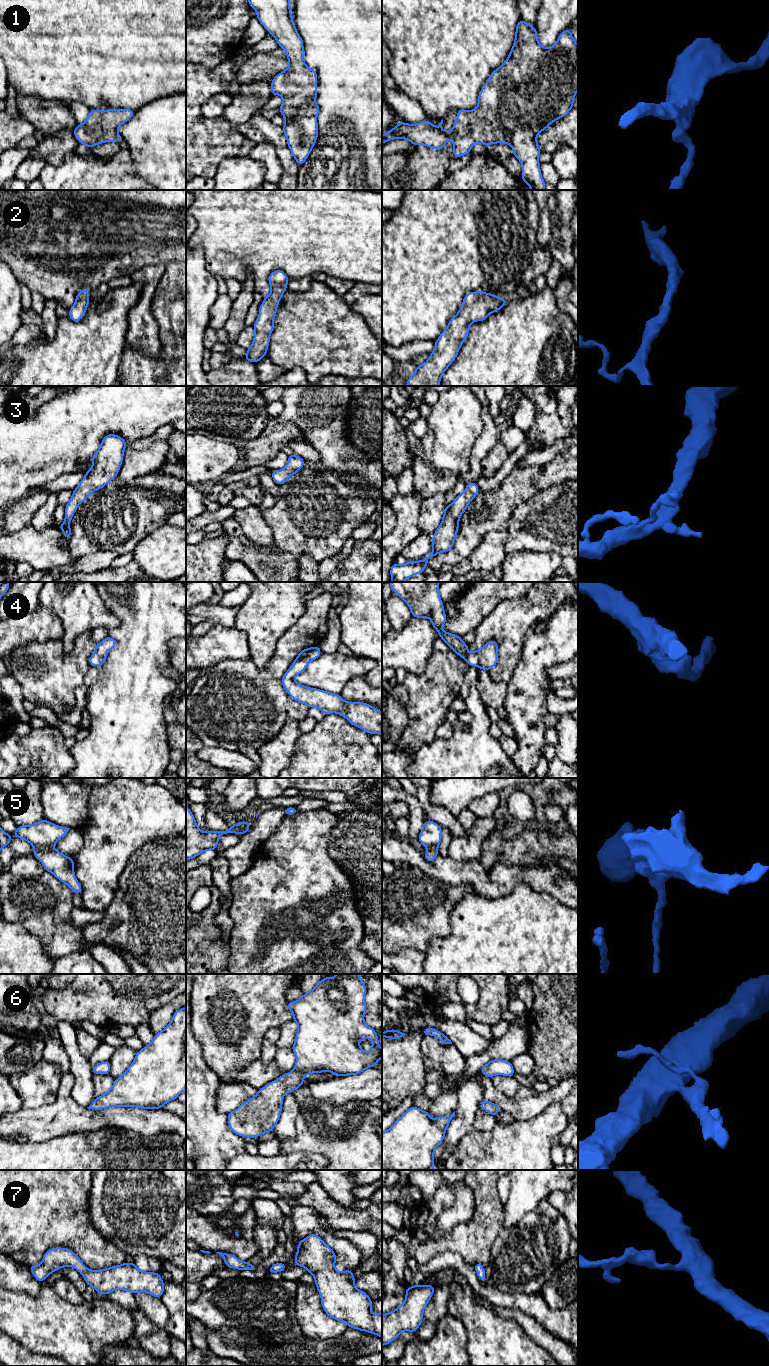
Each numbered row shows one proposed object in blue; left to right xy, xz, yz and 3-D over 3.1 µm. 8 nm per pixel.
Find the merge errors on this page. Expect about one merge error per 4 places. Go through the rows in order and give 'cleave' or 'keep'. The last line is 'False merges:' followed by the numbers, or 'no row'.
1: keep
2: keep
3: keep
4: keep
5: cleave
6: keep
7: keep
False merges: 5

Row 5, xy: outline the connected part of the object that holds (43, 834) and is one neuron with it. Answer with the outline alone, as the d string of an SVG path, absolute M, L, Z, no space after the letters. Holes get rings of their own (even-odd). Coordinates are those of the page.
M43 819L31 825L18 826L13 835L28 841L36 849L45 849L53 848L69 829Z

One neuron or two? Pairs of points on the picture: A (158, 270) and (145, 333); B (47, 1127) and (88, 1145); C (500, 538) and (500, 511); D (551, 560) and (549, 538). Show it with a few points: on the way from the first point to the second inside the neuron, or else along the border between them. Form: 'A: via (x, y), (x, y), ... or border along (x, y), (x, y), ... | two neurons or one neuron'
A: via (150, 286), (145, 298), (145, 317) | one neuron
B: border along (89, 1130), (59, 1135), (43, 1141) | two neurons
C: border along (506, 529), (490, 530), (479, 542) | two neurons
D: border along (526, 552), (556, 552), (562, 557) | two neurons

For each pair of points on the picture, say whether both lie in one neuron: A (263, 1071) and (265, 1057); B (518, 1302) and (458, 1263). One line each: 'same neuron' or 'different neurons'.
A: different neurons
B: same neuron

